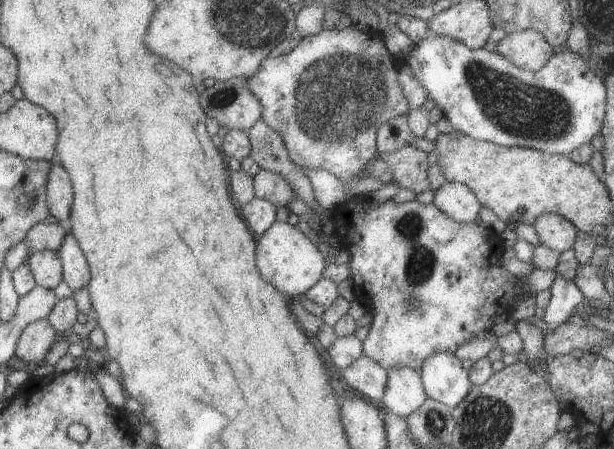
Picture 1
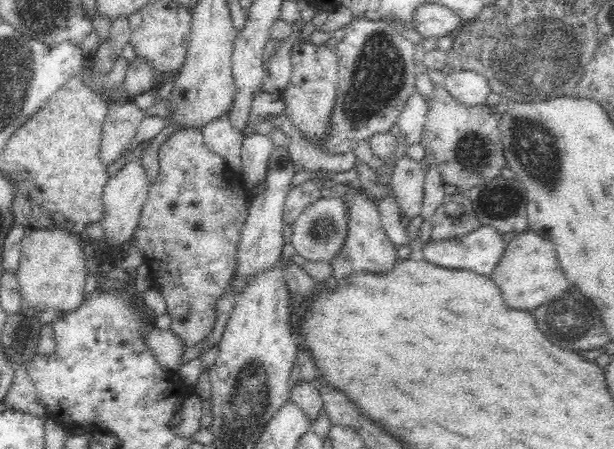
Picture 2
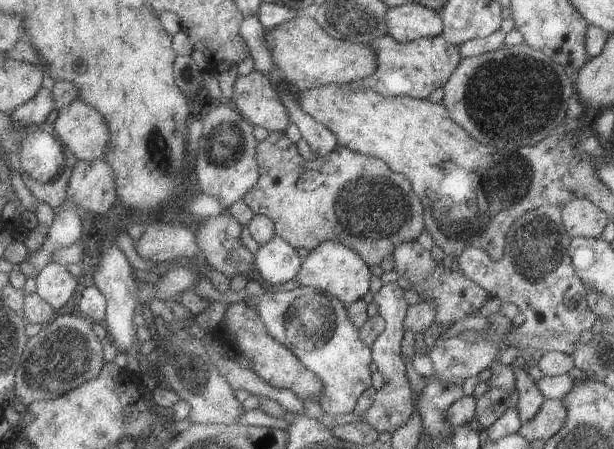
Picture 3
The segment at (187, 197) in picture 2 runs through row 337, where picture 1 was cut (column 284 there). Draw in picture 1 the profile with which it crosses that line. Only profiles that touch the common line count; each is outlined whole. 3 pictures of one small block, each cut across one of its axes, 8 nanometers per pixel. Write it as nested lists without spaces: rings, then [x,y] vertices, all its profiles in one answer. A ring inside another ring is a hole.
[[[260,169],[252,177],[254,197],[271,202],[275,207],[286,207],[291,200],[297,198],[289,184],[272,171]]]

